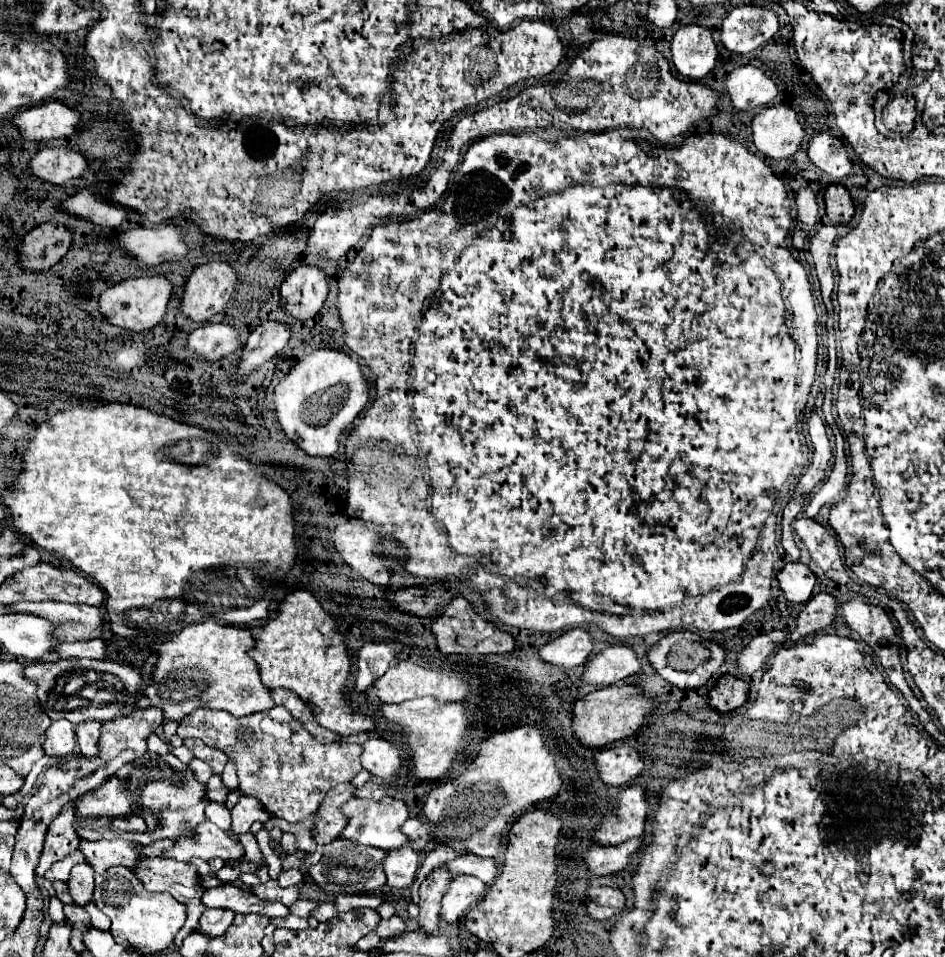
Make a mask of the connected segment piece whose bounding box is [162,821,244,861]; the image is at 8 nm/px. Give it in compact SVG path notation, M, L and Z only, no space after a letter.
M210 821L196 825L192 835L178 837L170 849L162 851L162 857L172 857L176 861L190 861L192 857L200 857L206 861L220 857L228 861L240 859L242 855L244 855L242 843L232 841L220 827L216 827Z

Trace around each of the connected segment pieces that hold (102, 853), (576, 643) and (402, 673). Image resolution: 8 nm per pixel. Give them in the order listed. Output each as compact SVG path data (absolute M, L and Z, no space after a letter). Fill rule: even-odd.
M120 837L116 839L100 839L100 841L80 841L78 851L82 851L84 859L96 873L104 873L110 867L134 867L138 859L142 857L136 851L136 845L132 841L124 841Z
M570 629L560 637L552 639L550 643L546 643L538 651L538 655L548 665L572 669L572 667L584 665L592 647L594 645L590 641L590 635L584 629Z
M410 661L394 663L378 681L374 681L374 687L382 703L402 703L406 699L416 699L416 697L426 697L426 695L436 697L438 701L460 701L468 691L468 683L454 677L452 673L446 675L440 671L432 671Z

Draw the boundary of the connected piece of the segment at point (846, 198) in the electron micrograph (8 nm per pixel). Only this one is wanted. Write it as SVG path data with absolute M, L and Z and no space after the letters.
M828 185L824 191L826 217L830 223L850 223L854 217L854 203L842 185Z

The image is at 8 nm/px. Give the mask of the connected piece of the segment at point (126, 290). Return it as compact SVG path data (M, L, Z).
M164 275L126 279L126 281L116 283L110 289L100 293L98 311L100 311L100 315L106 317L106 321L110 325L116 325L116 327L130 329L130 331L138 333L138 331L152 329L162 321L170 295L172 295L172 285Z

